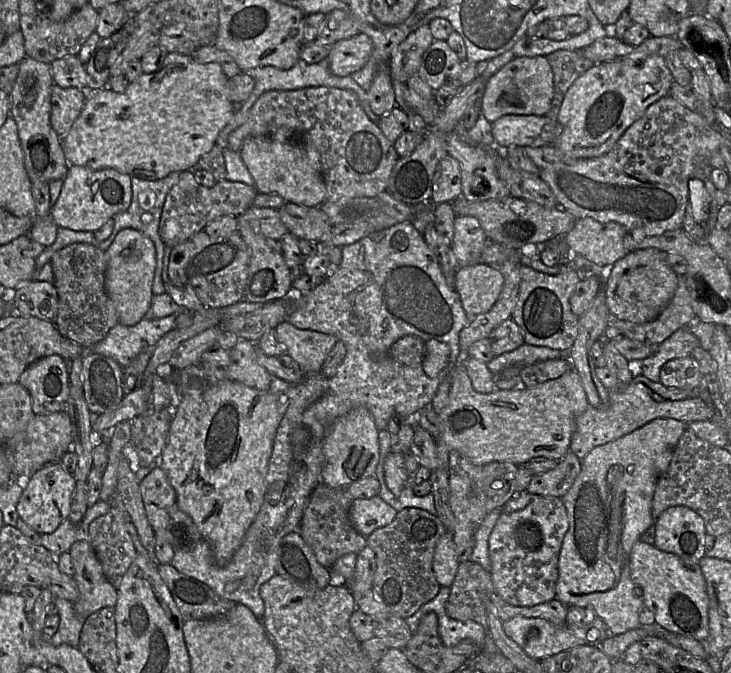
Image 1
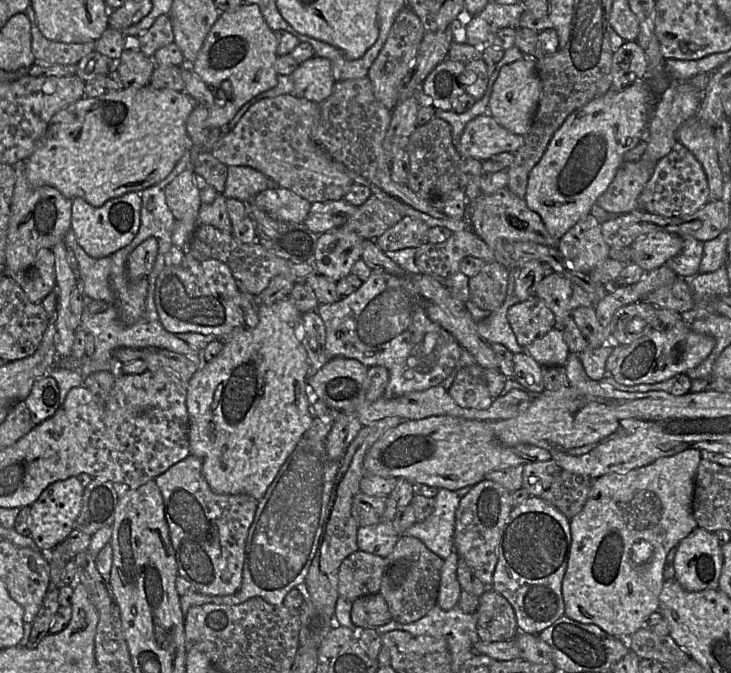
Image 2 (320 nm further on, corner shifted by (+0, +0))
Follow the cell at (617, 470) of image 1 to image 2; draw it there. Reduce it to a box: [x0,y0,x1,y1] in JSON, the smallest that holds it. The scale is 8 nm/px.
[562,449,701,639]

